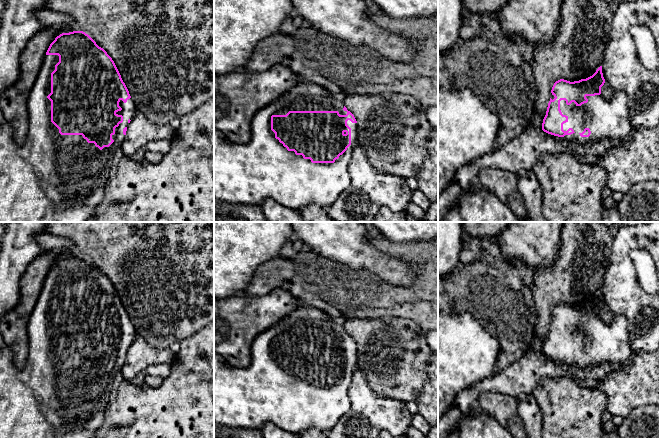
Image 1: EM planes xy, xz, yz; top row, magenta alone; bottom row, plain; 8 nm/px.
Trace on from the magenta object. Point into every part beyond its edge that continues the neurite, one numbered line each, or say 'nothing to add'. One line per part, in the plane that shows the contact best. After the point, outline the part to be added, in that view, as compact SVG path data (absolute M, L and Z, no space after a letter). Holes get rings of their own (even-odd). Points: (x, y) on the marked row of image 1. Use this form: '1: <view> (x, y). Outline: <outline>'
1: xz (262, 169). Outline: M301 82L284 92L276 100L259 110L251 124L252 136L247 144L234 143L220 131L214 131L214 200L233 204L245 204L248 206L261 205L266 199L273 199L284 207L293 211L307 207L310 204L328 208L339 195L350 187L350 175L348 166L354 147L357 145L357 123L347 121L351 128L351 145L335 160L334 163L312 163L310 159L304 159L302 155L296 155L294 151L288 151L271 130L272 115L286 115L289 111L338 111L340 115L346 115L343 101L333 98L333 95L322 86L314 82Z

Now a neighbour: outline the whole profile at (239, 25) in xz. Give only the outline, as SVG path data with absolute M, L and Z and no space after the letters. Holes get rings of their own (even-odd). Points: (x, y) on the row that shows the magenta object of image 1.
M214 0L214 72L227 74L241 71L257 43L279 33L282 22L291 18L293 9L291 0Z

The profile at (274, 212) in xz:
M266 199L260 206L268 222L303 222L297 211L284 207L273 199Z

